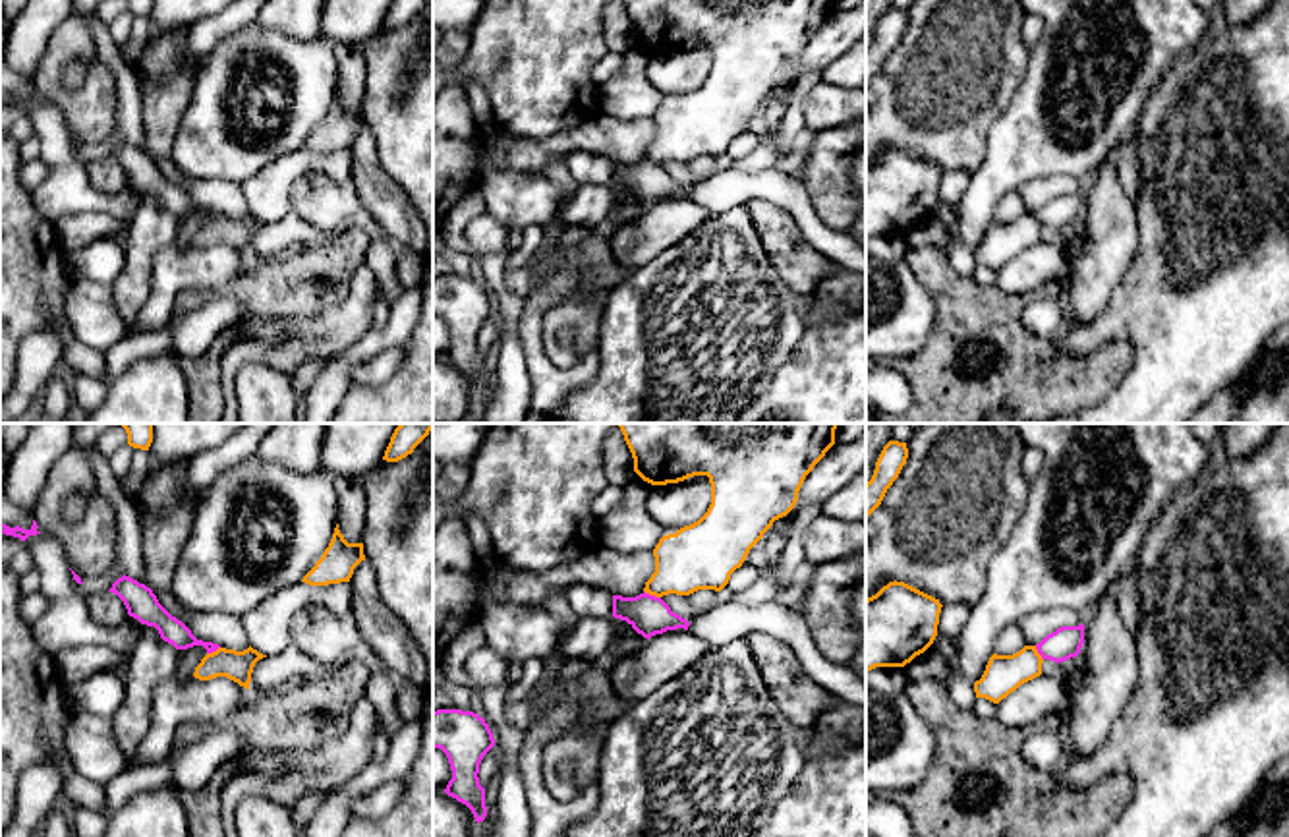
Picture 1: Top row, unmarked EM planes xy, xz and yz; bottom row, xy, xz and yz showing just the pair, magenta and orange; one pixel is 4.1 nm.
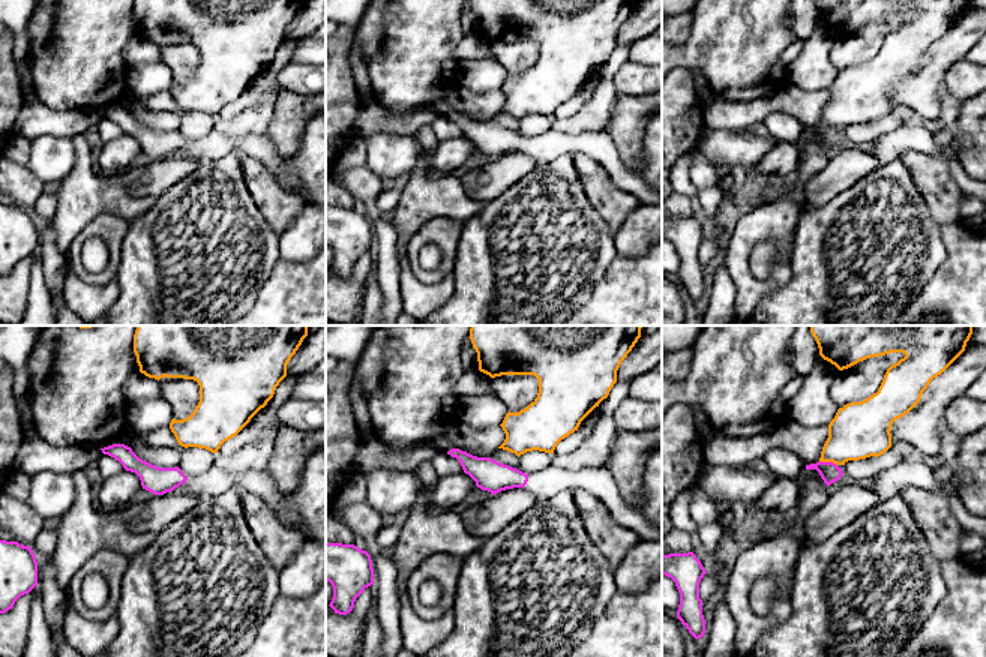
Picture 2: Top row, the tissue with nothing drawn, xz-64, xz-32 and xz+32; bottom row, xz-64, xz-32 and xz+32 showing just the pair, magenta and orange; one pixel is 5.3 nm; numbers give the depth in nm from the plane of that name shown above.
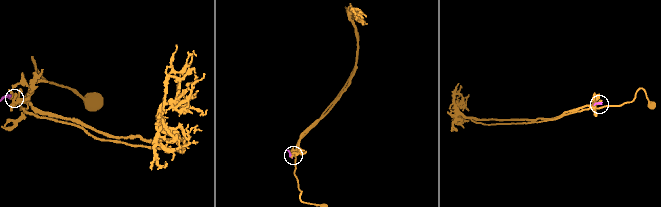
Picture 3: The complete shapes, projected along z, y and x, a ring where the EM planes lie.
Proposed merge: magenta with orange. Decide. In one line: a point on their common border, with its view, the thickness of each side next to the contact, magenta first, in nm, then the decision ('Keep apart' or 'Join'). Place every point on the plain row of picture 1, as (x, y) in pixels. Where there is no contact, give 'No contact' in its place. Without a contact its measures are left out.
Touches magenta at xz (652, 163). Thickness 170 nm (magenta) against 280 nm. Keep apart

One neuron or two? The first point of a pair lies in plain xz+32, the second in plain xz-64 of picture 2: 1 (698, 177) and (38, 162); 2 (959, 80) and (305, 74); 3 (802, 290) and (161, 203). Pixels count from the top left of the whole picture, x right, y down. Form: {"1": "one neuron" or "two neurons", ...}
{"1": "two neurons", "2": "one neuron", "3": "one neuron"}

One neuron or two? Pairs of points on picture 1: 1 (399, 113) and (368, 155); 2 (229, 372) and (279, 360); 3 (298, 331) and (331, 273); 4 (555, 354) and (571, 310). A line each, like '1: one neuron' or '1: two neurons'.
1: two neurons
2: one neuron
3: two neurons
4: one neuron

